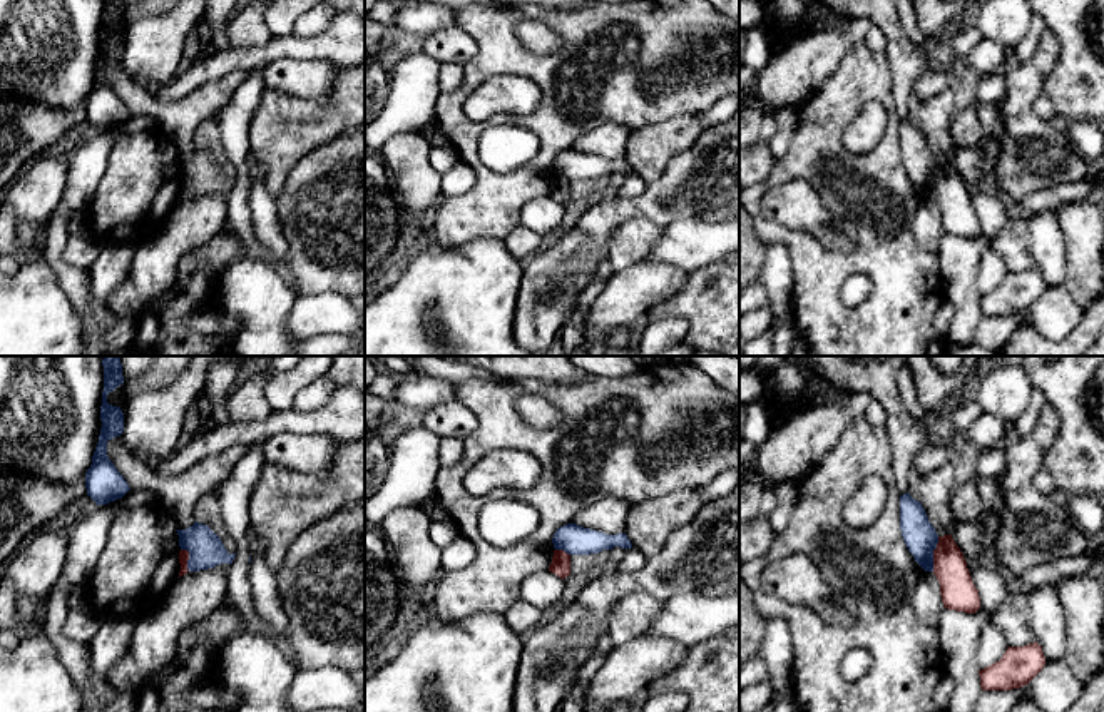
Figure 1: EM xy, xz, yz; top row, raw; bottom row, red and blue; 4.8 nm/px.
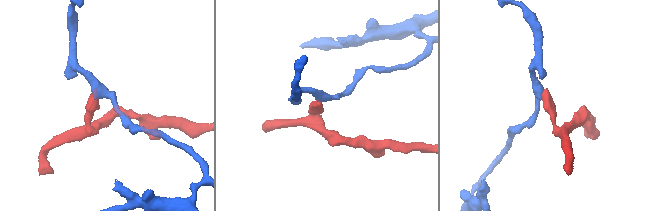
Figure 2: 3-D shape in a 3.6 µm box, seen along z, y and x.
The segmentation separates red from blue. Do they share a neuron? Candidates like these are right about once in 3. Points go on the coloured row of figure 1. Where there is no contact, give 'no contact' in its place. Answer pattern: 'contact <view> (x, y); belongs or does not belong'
contact yz (934, 554); does not belong

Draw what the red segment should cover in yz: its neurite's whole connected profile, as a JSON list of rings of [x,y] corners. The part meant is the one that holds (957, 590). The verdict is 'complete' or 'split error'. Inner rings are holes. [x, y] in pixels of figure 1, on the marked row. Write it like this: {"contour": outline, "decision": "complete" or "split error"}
{"contour": [[[952,535],[938,537],[933,550],[933,573],[940,583],[945,608],[965,613],[975,613],[980,608],[979,590]]], "decision": "complete"}

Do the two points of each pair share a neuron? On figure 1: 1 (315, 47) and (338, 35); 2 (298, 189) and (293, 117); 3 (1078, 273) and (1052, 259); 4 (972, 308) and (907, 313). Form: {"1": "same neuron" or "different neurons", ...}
{"1": "same neuron", "2": "different neurons", "3": "different neurons", "4": "different neurons"}

